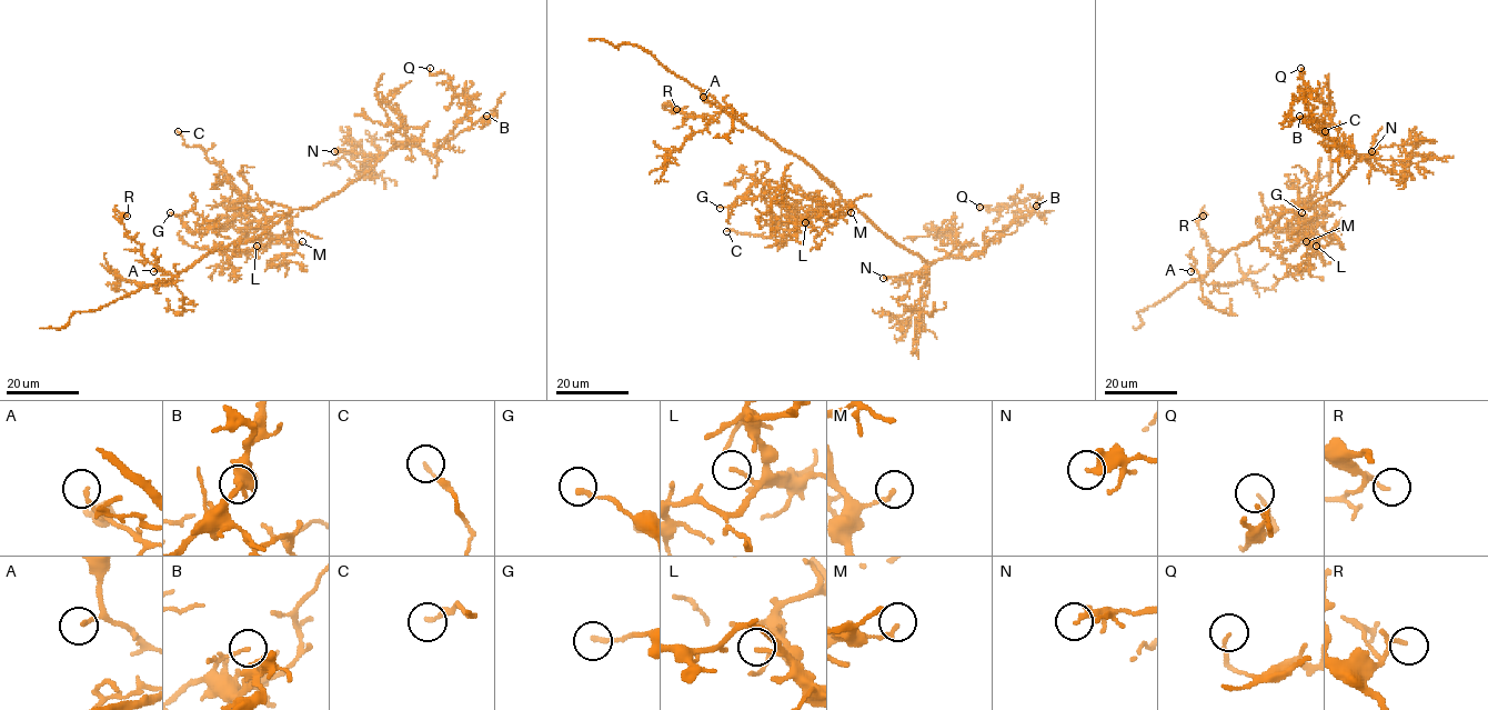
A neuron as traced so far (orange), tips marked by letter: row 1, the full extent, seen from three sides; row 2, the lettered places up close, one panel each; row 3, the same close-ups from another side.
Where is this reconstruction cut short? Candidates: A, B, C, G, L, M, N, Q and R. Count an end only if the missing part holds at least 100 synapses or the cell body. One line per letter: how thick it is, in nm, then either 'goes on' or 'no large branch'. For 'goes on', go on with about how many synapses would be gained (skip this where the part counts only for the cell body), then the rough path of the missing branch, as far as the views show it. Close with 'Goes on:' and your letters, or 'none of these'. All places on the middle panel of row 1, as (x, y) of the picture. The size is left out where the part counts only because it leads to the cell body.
A: calibre 150 nm; no large branch
B: calibre 110 nm; no large branch
C: calibre 170 nm; no large branch
G: calibre 180 nm; no large branch
L: calibre 130 nm; no large branch
M: calibre 170 nm; no large branch
N: calibre 240 nm; no large branch
Q: calibre 110 nm; no large branch
R: calibre 100 nm; no large branch
Goes on: none of these

